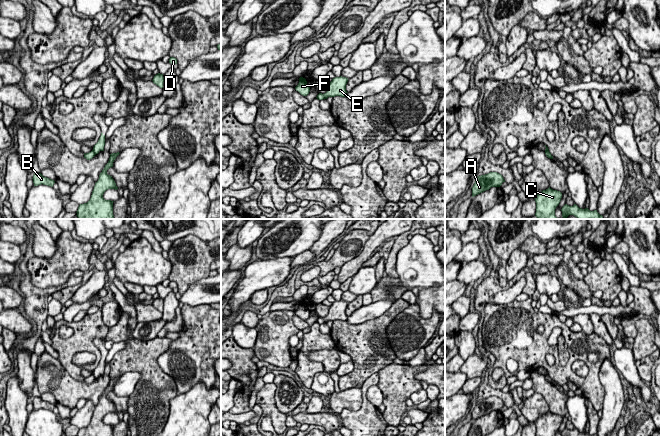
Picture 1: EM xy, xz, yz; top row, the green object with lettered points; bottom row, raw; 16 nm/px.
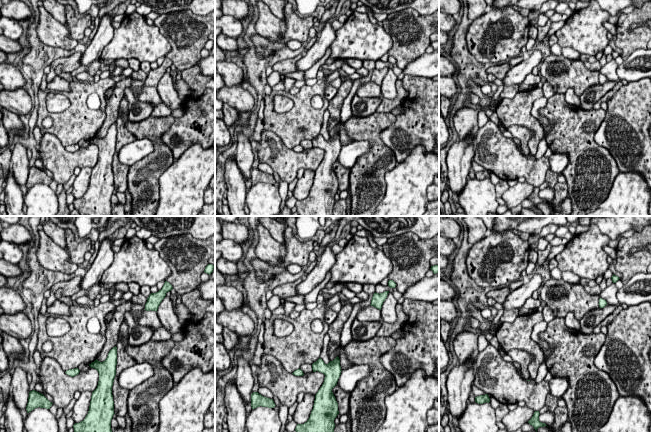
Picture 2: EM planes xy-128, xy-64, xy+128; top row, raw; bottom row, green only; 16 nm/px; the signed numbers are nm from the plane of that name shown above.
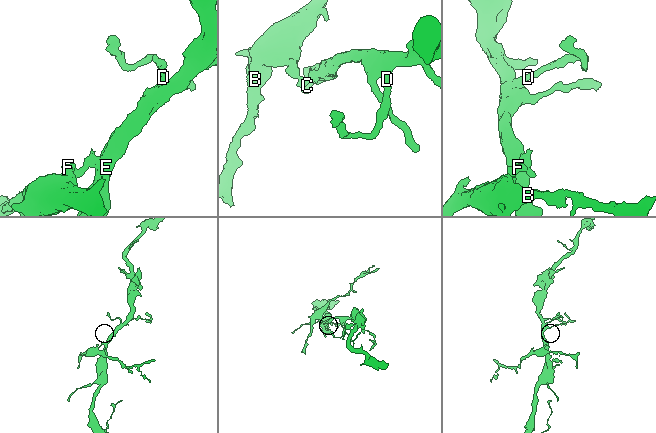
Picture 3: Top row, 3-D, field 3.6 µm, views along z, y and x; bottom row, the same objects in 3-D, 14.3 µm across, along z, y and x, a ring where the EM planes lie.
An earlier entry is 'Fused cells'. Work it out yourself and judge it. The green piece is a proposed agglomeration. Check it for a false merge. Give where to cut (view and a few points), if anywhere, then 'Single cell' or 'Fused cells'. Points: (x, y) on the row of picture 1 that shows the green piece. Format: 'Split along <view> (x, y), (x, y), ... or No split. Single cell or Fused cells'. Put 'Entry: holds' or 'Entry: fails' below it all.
Split along xy (92, 150), (95, 154). Fused cells
Entry: holds

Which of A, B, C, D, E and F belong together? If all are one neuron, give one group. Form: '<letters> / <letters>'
A B F / C D E

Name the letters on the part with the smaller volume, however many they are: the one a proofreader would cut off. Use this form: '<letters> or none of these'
A, B, F

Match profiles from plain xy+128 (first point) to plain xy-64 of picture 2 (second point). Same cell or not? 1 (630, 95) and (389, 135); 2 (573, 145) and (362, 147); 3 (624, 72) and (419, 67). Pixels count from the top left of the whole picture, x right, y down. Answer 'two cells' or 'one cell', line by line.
1: one cell
2: two cells
3: one cell

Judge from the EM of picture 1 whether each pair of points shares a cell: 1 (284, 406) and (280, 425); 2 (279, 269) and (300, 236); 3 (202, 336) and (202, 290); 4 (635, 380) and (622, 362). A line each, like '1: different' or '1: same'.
1: different
2: different
3: different
4: same

